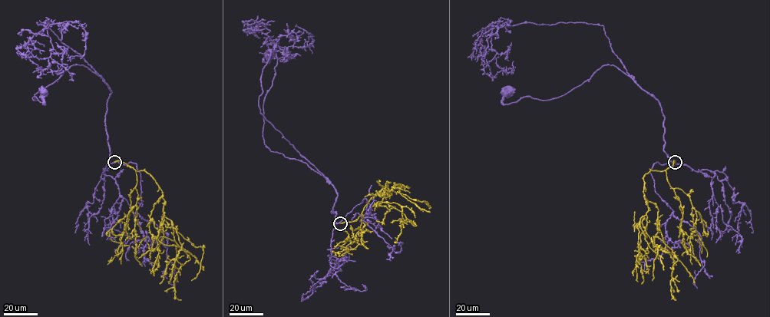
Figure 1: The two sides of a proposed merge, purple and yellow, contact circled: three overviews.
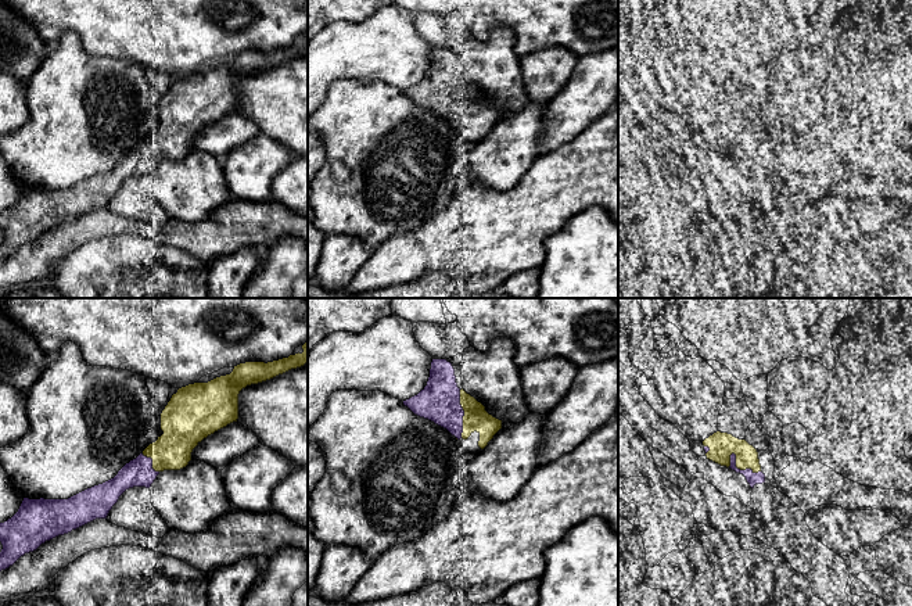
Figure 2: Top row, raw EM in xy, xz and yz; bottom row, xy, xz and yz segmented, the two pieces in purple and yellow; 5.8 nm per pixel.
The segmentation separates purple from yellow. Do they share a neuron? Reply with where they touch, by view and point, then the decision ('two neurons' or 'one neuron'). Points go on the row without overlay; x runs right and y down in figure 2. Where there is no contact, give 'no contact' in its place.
meets purple in yz at (739, 158); one neuron

